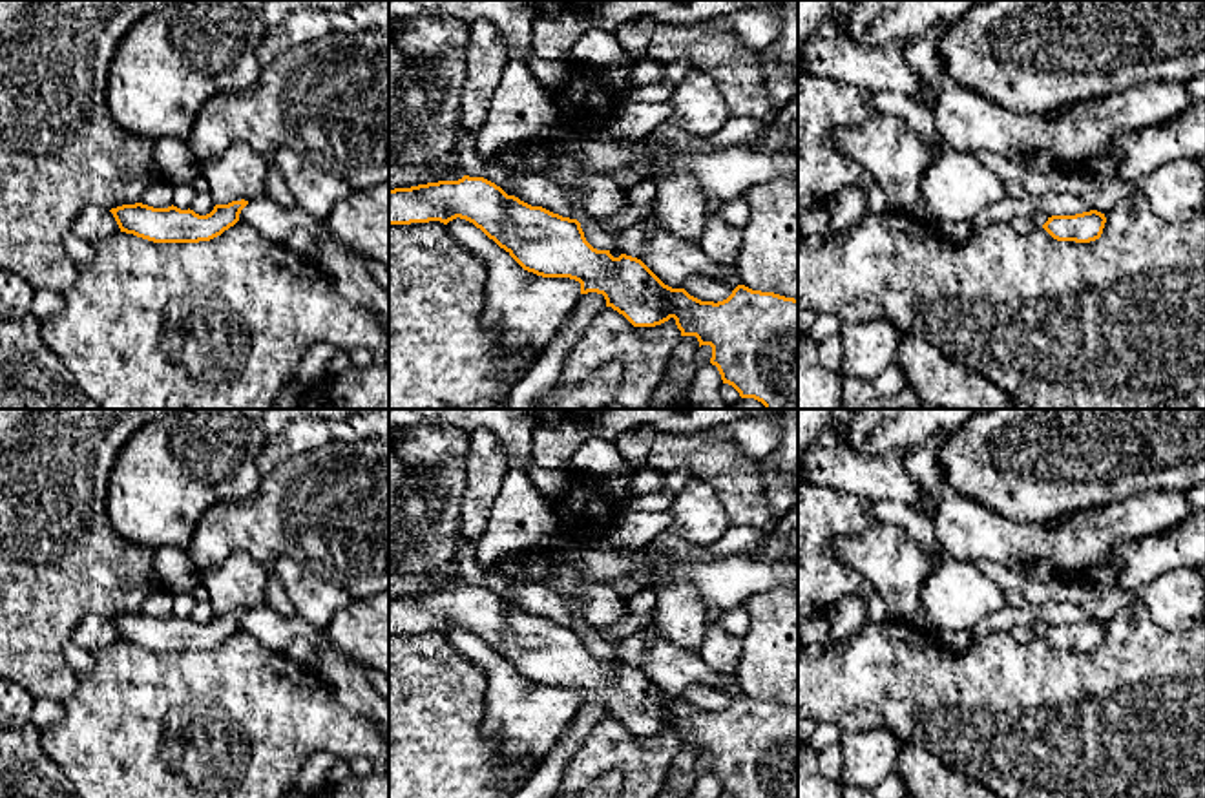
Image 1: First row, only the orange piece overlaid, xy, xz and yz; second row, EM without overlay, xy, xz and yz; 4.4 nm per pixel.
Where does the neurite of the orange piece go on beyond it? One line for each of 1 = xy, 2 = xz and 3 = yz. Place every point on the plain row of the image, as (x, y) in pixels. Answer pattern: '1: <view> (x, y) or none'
1: none
2: none
3: none

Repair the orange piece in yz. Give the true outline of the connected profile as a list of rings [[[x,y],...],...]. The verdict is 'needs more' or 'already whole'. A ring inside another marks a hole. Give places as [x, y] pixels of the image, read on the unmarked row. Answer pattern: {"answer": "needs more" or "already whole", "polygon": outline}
{"answer": "already whole", "polygon": [[[1097,619],[1075,625],[1052,625],[1043,637],[1057,650],[1090,652],[1101,646],[1106,626]]]}

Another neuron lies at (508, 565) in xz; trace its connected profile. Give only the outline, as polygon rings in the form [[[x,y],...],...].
[[[508,551],[508,553],[500,555],[497,561],[497,572],[515,583],[520,583],[520,561],[517,555],[519,555],[519,551]]]

